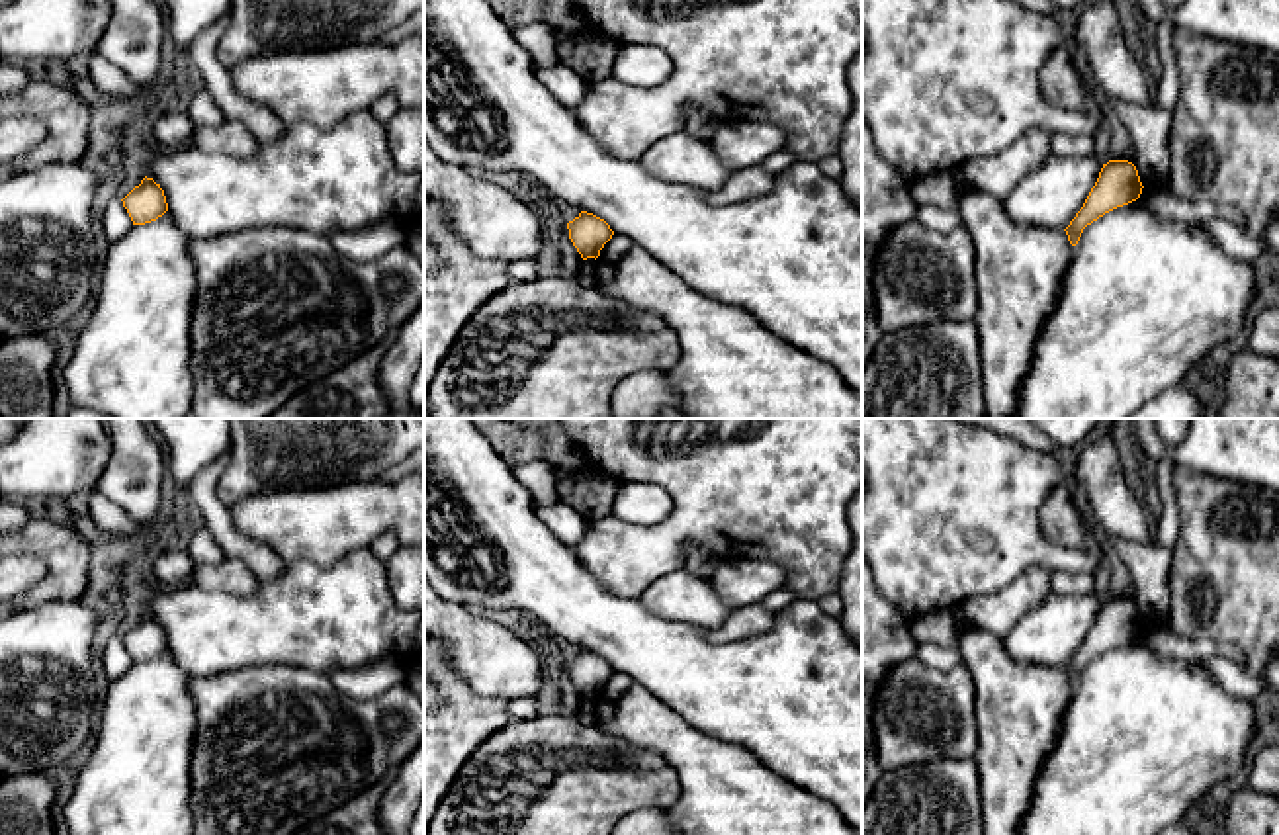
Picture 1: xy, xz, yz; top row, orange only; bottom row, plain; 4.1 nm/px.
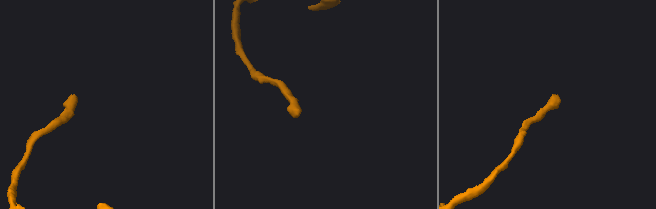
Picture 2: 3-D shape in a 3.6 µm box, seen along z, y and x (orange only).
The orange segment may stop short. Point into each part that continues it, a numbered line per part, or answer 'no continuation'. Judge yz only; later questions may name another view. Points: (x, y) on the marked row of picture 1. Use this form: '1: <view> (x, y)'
no continuation

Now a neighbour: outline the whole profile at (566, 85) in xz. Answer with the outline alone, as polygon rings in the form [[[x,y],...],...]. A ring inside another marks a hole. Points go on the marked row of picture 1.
[[[551,61],[536,68],[544,88],[567,108],[575,110],[589,90],[589,80],[563,63]]]

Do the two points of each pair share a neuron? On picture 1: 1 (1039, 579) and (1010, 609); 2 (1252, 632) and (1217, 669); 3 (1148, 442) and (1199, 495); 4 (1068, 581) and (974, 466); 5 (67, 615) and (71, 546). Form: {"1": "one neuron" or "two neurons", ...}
{"1": "one neuron", "2": "two neurons", "3": "two neurons", "4": "two neurons", "5": "two neurons"}

